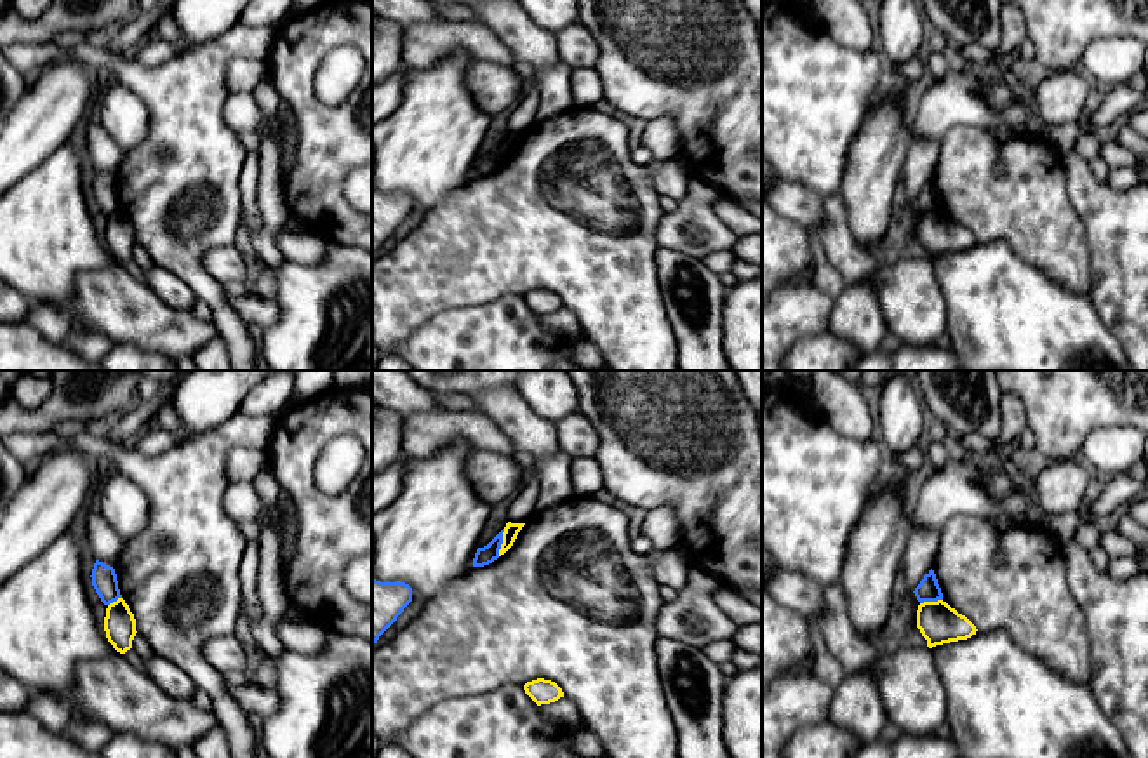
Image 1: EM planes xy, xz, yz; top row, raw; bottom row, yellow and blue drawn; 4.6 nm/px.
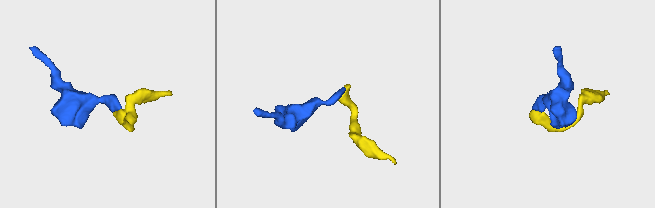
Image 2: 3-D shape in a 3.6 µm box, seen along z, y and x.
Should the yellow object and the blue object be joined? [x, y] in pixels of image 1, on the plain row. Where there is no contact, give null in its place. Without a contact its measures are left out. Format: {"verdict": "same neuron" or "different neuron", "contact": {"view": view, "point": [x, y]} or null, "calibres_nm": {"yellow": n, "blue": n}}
{"verdict": "different neuron", "contact": {"view": "xz", "point": [503, 153]}, "calibres_nm": {"yellow": 70, "blue": 90}}

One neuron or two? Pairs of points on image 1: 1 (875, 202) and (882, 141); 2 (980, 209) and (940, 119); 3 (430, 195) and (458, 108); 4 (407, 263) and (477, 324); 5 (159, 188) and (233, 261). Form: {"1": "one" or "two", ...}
{"1": "one", "2": "two", "3": "one", "4": "two", "5": "two"}

